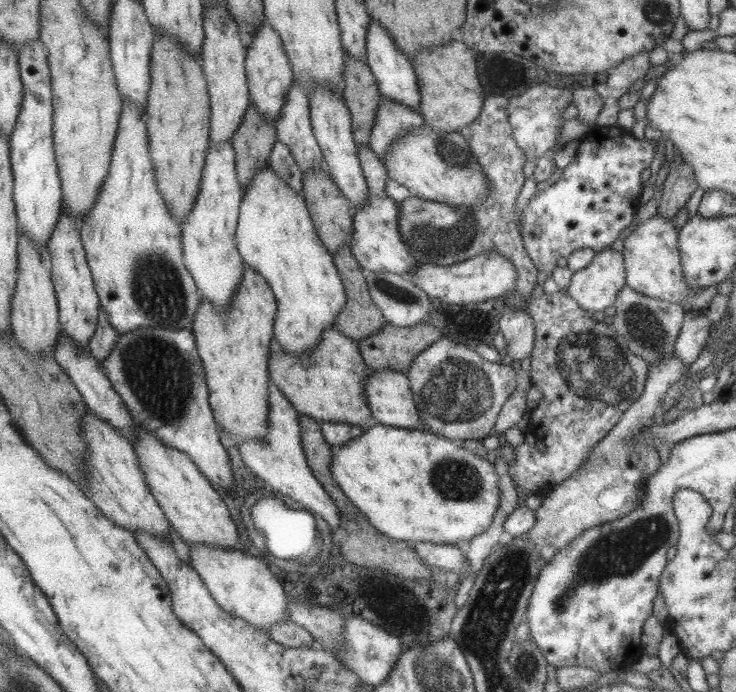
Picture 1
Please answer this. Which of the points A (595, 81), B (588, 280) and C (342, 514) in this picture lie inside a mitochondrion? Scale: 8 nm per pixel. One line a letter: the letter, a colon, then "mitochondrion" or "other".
A: other
B: other
C: other

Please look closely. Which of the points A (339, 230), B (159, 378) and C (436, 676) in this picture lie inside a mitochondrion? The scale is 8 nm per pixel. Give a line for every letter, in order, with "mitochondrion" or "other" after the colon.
A: other
B: mitochondrion
C: mitochondrion

